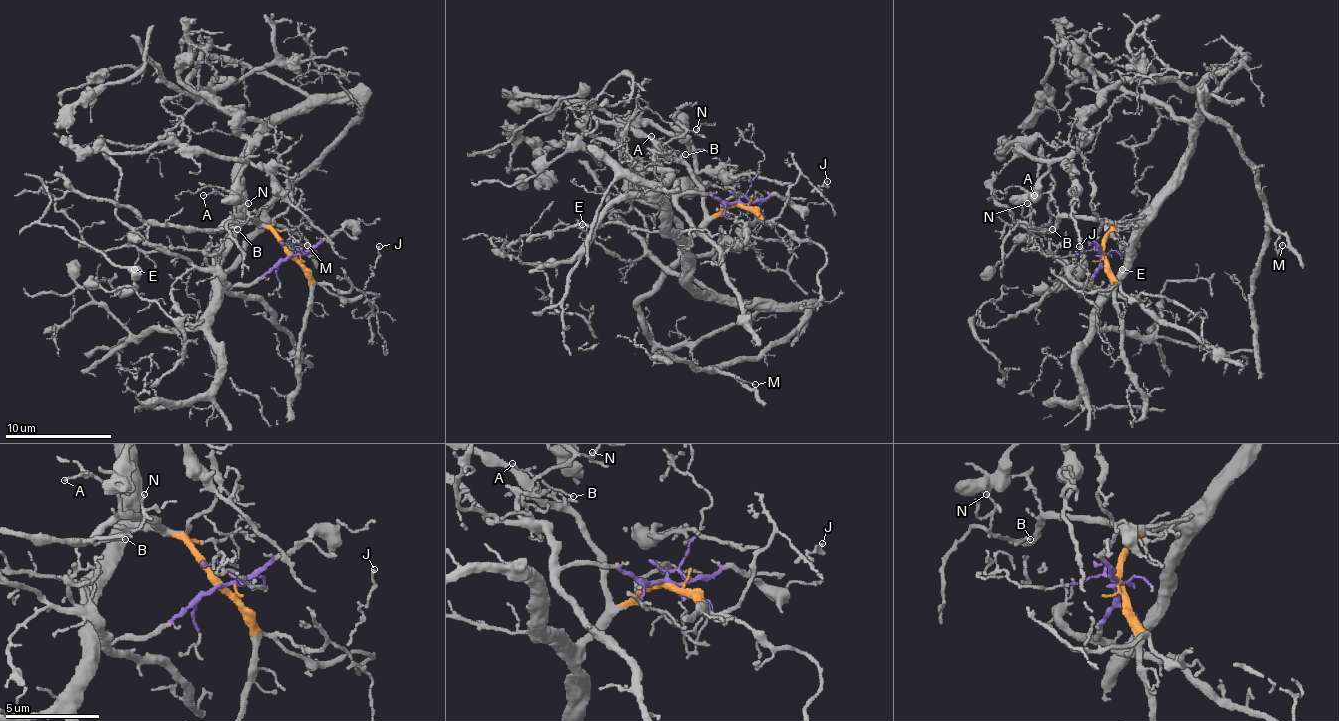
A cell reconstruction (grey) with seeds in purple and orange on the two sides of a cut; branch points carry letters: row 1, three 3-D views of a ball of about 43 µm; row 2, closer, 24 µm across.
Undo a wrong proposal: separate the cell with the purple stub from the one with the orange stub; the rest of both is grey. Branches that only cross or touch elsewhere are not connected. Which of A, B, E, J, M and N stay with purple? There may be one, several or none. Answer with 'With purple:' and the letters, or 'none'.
With purple: none

